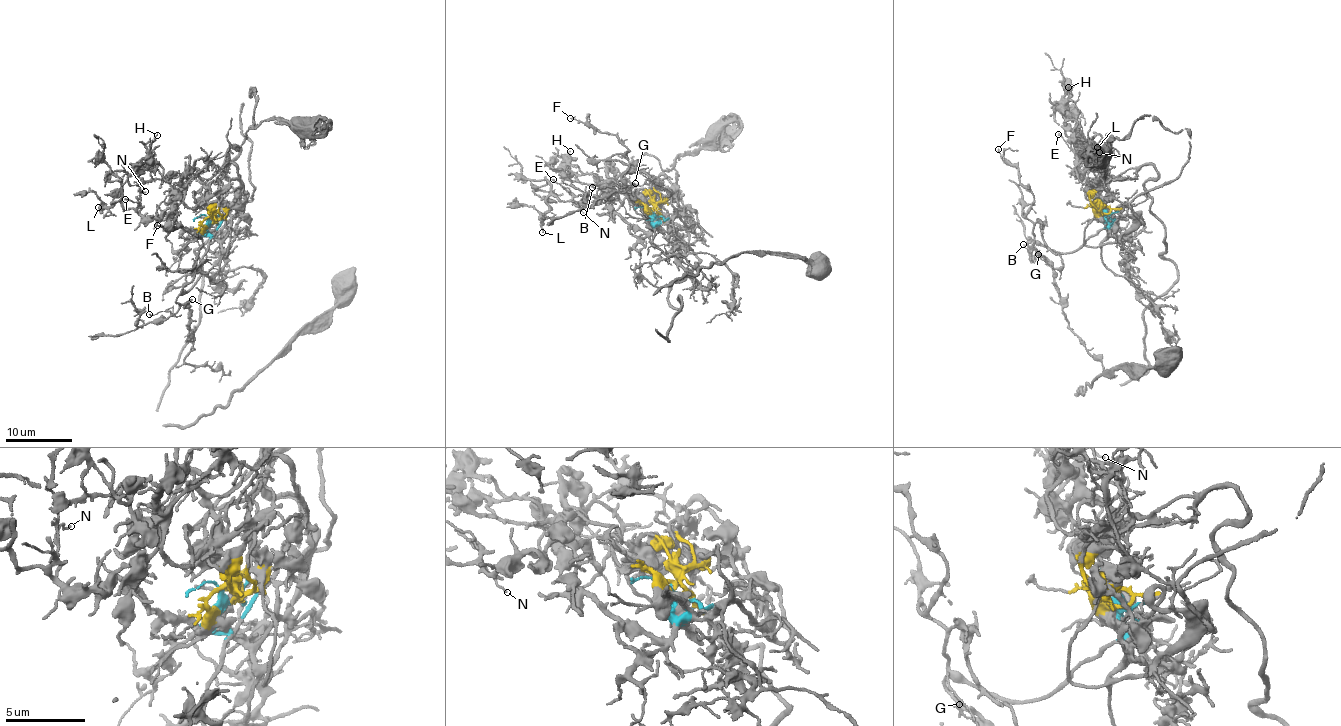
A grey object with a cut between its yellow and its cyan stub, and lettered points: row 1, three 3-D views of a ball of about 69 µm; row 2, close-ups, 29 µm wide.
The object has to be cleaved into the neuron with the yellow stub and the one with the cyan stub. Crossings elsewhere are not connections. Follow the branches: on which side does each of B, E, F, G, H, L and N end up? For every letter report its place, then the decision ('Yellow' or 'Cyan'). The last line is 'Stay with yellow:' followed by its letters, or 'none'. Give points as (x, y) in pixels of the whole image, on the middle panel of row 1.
B: Place: (592, 187). Cyan
E: Place: (553, 179). Yellow
F: Place: (570, 118). Cyan
G: Place: (635, 183). Cyan
H: Place: (570, 151). Yellow
L: Place: (542, 232). Yellow
N: Place: (583, 212). Yellow
Stay with yellow: E, H, L, N

